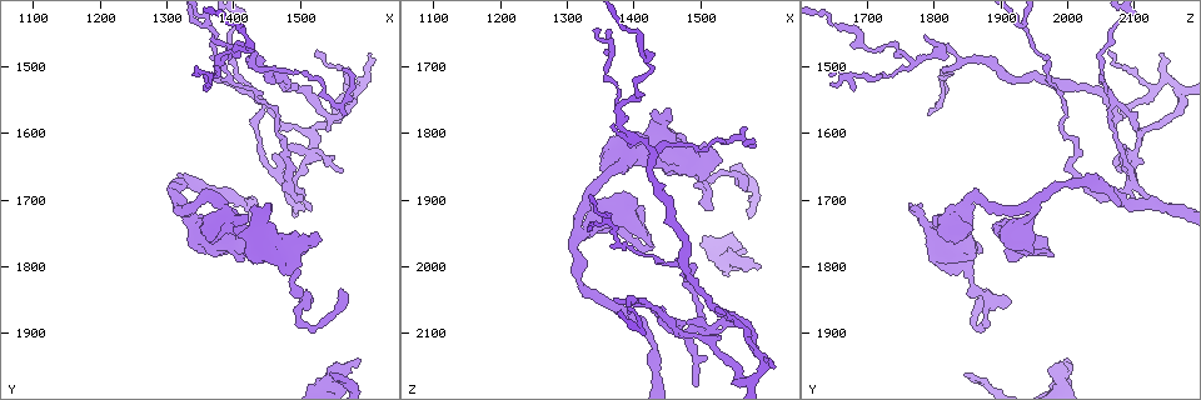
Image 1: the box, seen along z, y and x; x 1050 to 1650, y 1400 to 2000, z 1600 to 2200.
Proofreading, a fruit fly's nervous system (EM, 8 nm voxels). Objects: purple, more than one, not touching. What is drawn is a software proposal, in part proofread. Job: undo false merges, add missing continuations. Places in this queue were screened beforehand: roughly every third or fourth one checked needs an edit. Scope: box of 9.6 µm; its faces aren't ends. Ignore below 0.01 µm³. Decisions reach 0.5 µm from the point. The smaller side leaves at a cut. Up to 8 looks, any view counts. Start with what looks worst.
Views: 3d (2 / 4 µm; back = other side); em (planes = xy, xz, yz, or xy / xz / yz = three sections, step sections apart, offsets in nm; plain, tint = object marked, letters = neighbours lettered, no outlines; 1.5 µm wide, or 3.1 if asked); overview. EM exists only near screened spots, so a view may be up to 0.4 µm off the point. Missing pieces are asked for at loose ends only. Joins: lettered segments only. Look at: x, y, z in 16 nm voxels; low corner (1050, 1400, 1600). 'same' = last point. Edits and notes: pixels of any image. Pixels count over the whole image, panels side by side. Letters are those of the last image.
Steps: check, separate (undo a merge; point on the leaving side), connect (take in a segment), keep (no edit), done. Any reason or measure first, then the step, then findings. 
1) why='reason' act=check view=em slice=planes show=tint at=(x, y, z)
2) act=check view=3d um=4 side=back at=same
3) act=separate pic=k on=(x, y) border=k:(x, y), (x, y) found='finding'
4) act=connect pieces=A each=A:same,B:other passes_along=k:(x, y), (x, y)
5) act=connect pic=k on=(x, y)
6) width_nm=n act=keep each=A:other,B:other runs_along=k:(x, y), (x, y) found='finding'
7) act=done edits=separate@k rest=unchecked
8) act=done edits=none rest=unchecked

why='arms part here' act=check view=3d um=4 at=(1585, 1535, 2130)

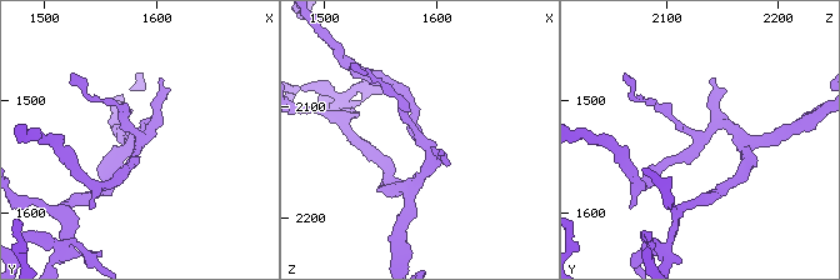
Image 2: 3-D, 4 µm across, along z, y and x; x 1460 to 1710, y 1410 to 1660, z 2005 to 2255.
act=check view=em slice=planes show=tint at=(1584, 1536, 2130)

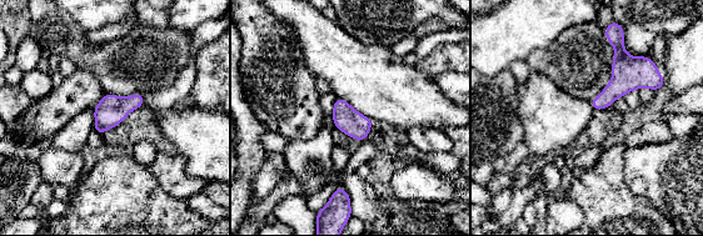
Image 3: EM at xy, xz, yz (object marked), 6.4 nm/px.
why='what lies round it' act=check view=em slice=planes show=letters at=same

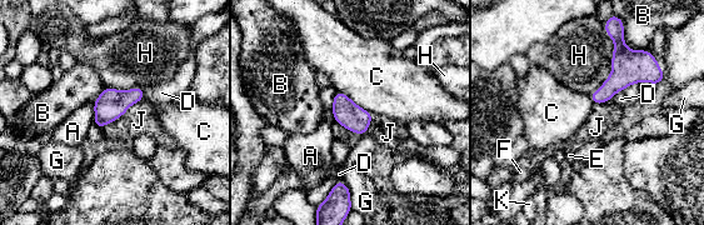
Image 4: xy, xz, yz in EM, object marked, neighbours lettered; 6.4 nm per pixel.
width_nm=170 act=keep each=A:other,B:other,C:other,D:other,E:other,F:other,G:other,H:other,J:other,K:other border=4:(93, 103), (94, 121) found='one cell here'

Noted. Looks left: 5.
why='branch stops here' act=check view=em slice=xz step=4 show=tint at=(1545, 1965, 1850)

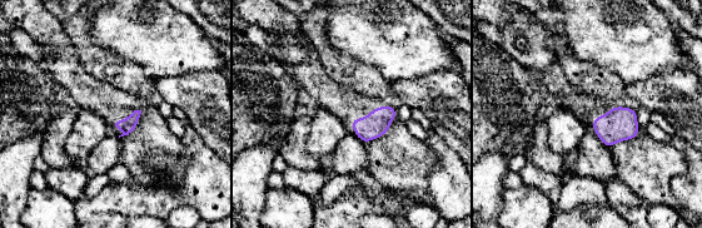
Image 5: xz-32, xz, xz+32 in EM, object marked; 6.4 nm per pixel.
why='another direction' act=check view=em slice=planes show=letters at=same

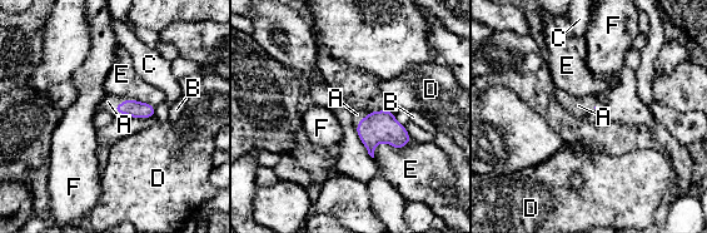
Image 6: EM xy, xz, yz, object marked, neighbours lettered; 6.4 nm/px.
act=connect pieces=A each=A:same,B:other,C:other,D:other,E:other,F:other found='it goes on there'

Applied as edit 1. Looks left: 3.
why='free end' act=check view=3d um=2 at=(1565, 1835, 1880)

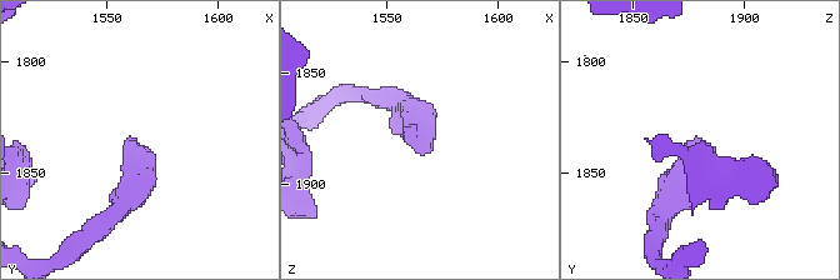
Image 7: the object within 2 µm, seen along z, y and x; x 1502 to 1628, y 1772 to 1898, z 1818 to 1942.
why='need the tissue' act=check view=em slice=planes show=letters at=(1562, 1833, 1879)

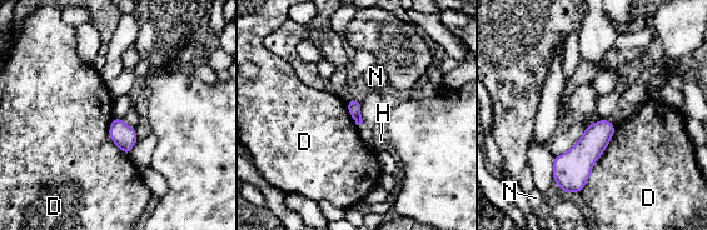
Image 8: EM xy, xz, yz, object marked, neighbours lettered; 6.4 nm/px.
act=keep each=D:other,H:other,N:other border=8:(616, 125), (612, 139), (579, 193) found='none of them fits'

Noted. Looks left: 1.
act=done edits=connect@6 rest=unchecked

